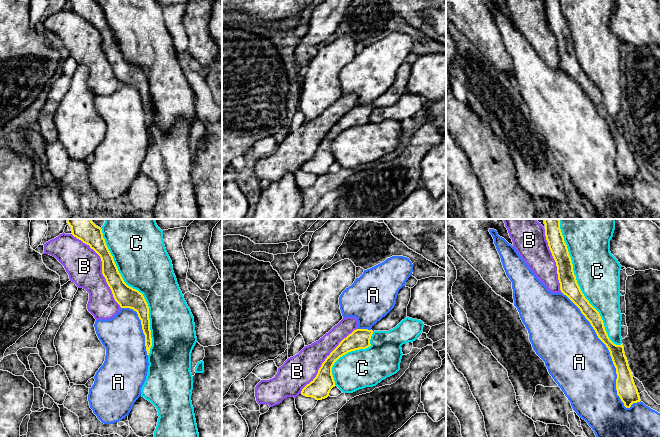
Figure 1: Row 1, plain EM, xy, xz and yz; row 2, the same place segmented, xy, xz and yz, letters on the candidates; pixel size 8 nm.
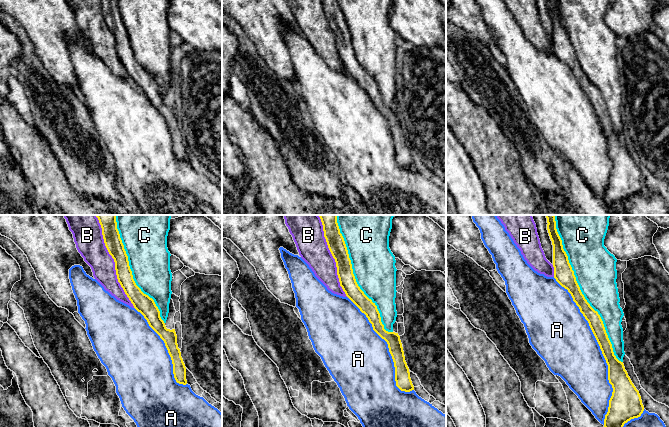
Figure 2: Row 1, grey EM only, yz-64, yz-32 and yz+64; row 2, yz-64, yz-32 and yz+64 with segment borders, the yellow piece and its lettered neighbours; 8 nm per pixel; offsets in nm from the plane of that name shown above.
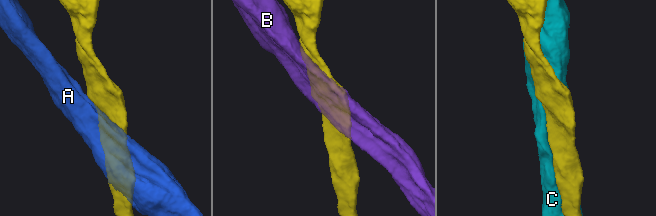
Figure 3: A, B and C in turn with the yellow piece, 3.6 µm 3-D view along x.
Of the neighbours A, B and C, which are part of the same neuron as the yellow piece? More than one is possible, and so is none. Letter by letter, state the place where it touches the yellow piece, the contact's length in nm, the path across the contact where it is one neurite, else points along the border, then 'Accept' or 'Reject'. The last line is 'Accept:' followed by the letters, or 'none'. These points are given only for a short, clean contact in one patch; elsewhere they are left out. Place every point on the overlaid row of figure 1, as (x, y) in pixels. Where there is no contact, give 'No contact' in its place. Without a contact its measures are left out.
A: Touches yellow at yz (610, 355). Shared border 1100 nm. Reject
B: Touches yellow at xy (102, 268). Shared border 700 nm. Accept
C: Touches yellow at xy (137, 290). Shared border 1100 nm. Reject
Accept: B

